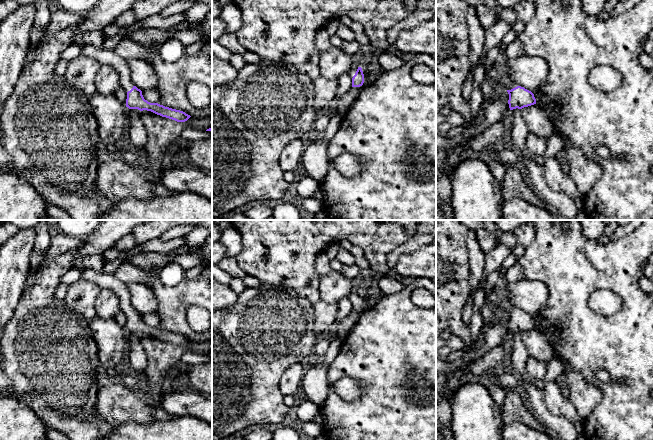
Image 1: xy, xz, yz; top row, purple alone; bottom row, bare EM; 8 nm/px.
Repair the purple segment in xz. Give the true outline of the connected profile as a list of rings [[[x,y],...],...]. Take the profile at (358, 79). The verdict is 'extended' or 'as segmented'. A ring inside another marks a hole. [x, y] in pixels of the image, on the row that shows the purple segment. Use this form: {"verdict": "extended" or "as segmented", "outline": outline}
{"verdict": "extended", "outline": [[[357,65],[351,67],[348,74],[352,78],[352,87],[360,87],[363,85],[364,74],[361,67]]]}

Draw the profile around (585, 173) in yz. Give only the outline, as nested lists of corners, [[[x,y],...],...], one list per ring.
[[[563,139],[564,150],[569,165],[569,177],[578,191],[585,197],[602,177],[601,167],[585,157],[582,151],[571,141]]]

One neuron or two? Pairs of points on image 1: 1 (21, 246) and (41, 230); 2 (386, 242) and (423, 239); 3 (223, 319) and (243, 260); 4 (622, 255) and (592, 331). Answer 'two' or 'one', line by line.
1: two
2: two
3: two
4: one

